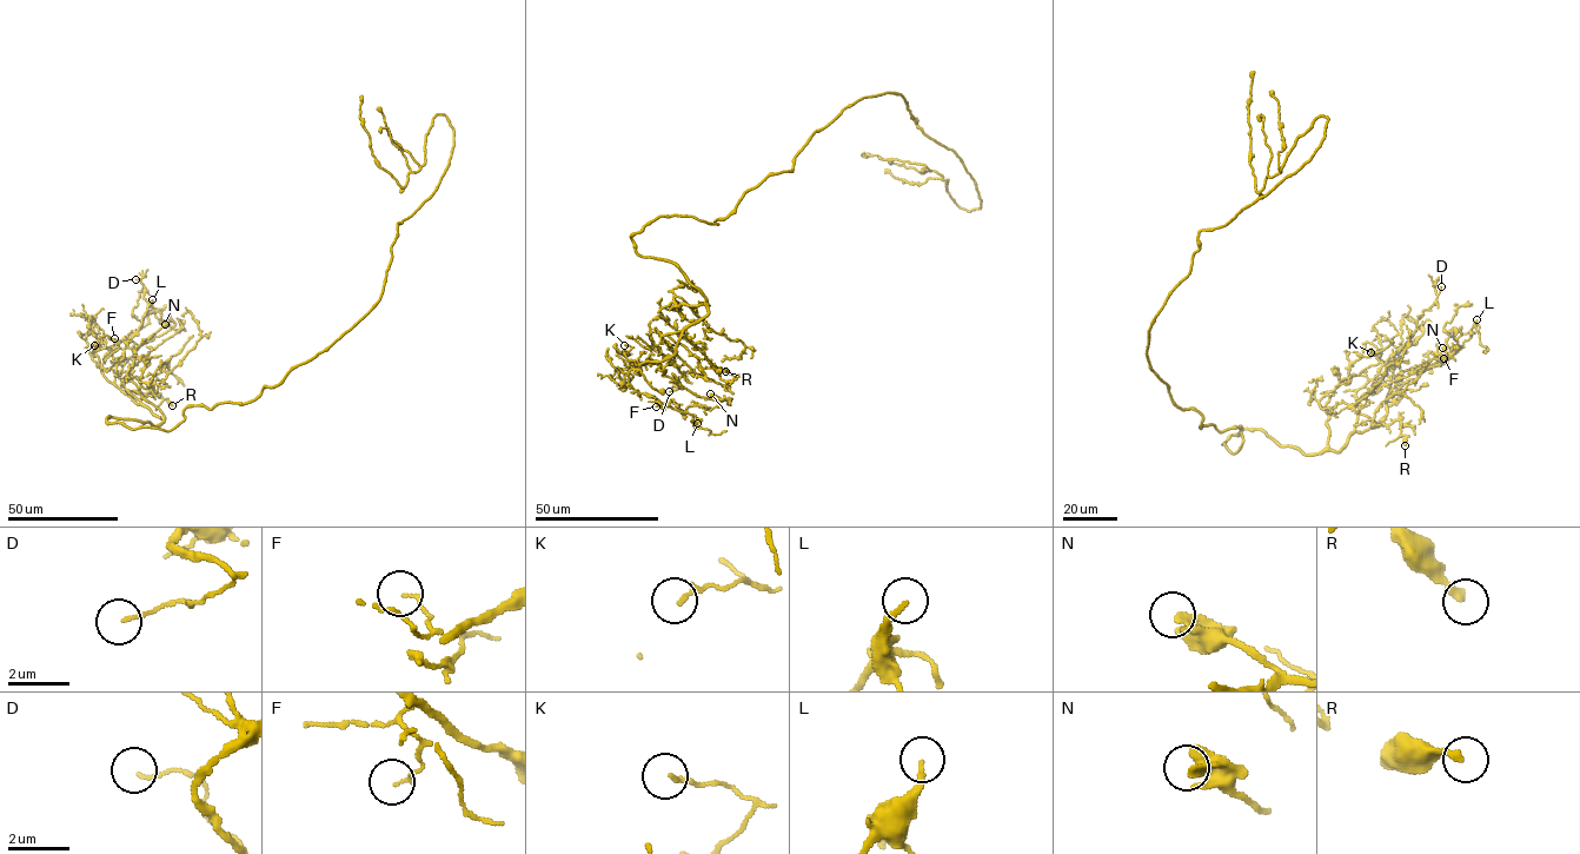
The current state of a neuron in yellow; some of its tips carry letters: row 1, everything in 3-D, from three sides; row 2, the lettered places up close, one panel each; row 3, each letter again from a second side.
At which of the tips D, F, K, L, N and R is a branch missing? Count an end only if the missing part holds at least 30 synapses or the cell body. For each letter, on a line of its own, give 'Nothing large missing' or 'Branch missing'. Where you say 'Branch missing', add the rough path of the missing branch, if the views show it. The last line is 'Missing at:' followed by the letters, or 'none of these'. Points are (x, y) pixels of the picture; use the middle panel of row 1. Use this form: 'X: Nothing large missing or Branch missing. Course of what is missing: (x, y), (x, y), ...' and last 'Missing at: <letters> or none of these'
D: Nothing large missing
F: Nothing large missing
K: Nothing large missing
L: Nothing large missing
N: Nothing large missing
R: Nothing large missing
Missing at: none of these

